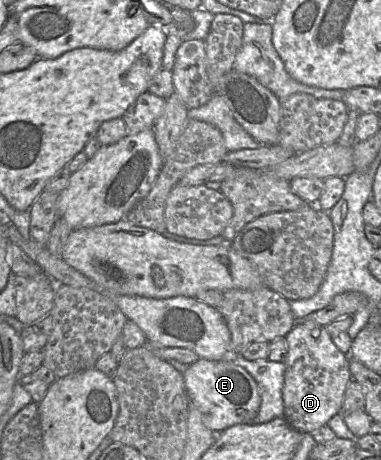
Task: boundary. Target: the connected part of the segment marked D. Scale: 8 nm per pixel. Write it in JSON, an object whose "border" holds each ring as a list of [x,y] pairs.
{"border":[[[298,321],[285,336],[287,355],[283,386],[284,418],[294,429],[311,433],[341,412],[345,389],[352,378],[349,370],[349,355],[342,353],[333,343],[325,327],[314,321]]]}

